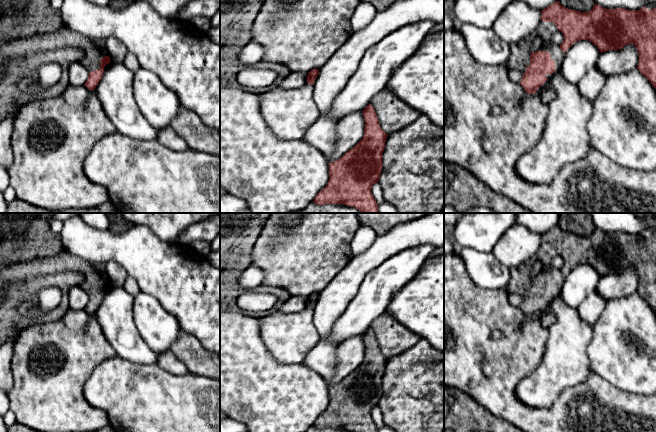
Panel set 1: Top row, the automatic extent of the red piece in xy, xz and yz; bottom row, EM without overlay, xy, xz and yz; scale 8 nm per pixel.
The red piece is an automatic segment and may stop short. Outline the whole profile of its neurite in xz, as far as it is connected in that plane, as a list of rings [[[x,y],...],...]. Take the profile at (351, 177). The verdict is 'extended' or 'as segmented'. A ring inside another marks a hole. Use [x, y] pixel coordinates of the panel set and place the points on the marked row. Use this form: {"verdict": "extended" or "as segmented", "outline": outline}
{"verdict": "as segmented", "outline": [[[374,107],[363,110],[363,138],[337,161],[329,163],[329,181],[313,203],[343,204],[362,213],[378,213],[371,188],[379,181],[387,134],[381,129]]]}

